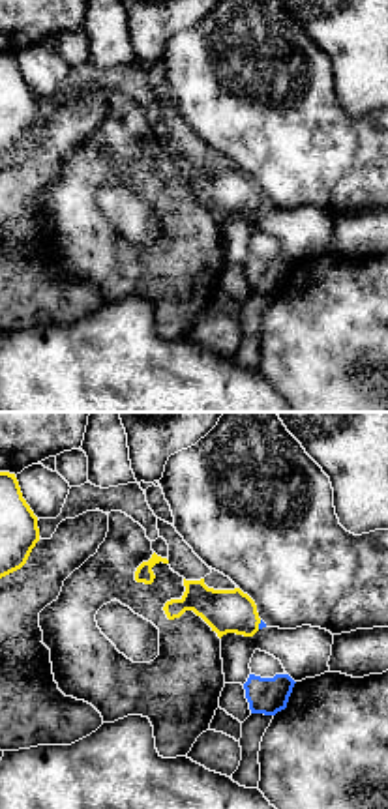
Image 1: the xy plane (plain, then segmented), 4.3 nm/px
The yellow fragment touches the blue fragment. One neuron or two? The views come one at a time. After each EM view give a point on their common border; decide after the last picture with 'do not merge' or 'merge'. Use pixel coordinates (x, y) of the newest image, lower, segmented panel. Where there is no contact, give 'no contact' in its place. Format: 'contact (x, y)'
contact (259, 622)

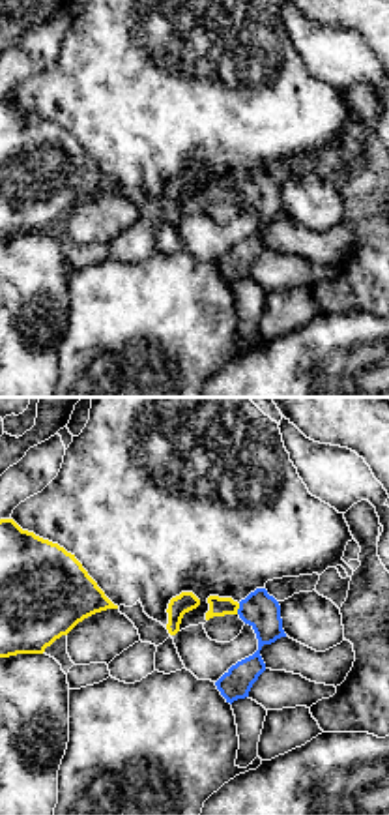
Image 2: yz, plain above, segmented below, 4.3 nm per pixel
contact (238, 607)

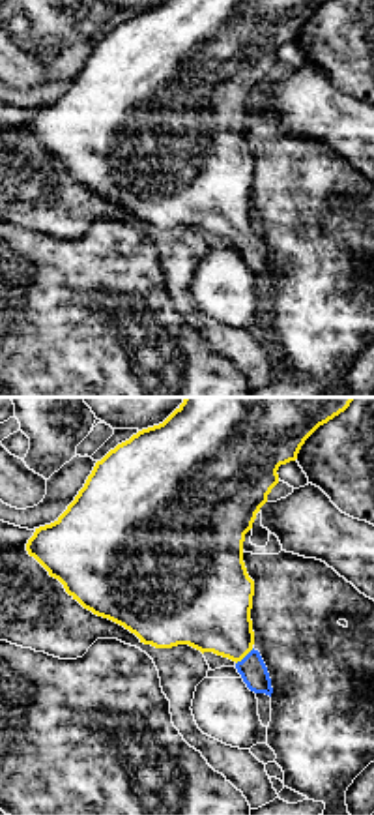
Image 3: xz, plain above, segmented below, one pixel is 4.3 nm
contact (244, 656)

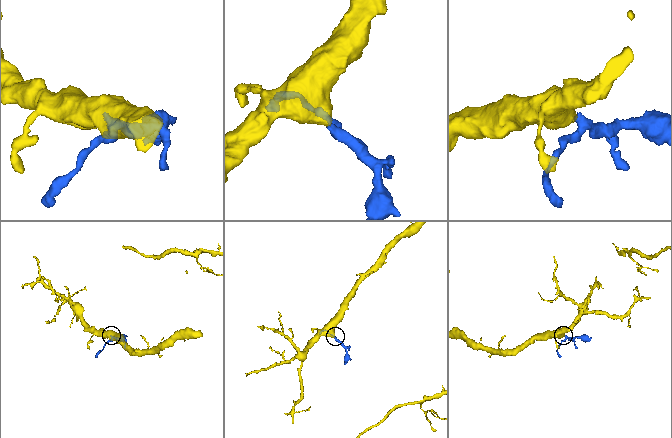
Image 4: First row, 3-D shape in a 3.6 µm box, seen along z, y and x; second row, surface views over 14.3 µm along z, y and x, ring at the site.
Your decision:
merge

